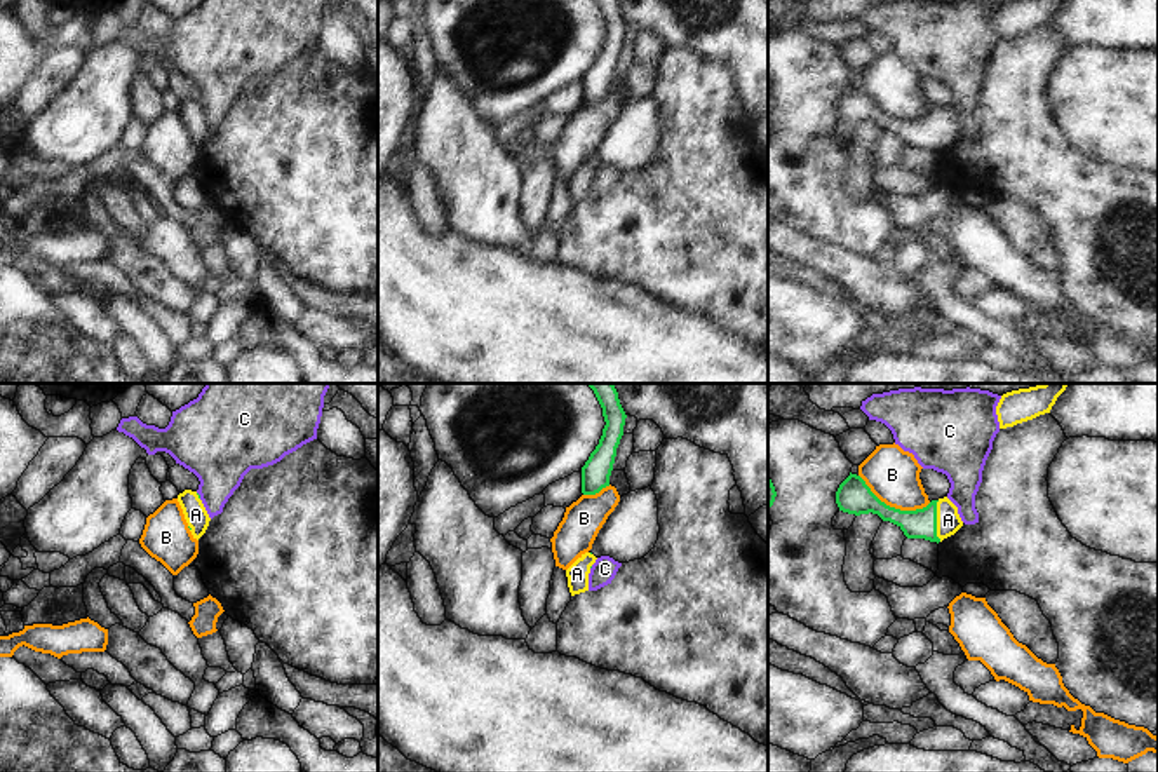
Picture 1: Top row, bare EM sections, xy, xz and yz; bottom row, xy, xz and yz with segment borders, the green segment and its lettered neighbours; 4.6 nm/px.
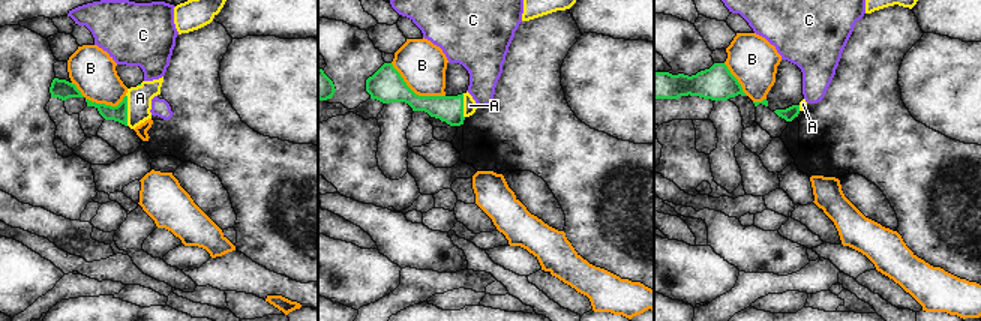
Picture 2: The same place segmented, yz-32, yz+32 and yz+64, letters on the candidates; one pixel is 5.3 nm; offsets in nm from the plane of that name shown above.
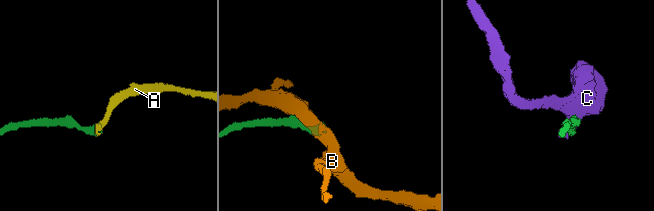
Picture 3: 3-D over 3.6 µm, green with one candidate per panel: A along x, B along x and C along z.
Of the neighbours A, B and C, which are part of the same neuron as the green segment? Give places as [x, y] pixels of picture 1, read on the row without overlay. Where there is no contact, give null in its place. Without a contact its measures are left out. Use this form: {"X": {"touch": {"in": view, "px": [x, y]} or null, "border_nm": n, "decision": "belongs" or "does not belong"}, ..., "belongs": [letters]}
{"A": {"touch": {"in": "yz", "px": [935, 131]}, "border_nm": 190, "decision": "belongs"}, "B": {"touch": {"in": "yz", "px": [894, 117]}, "border_nm": 360, "decision": "does not belong"}, "C": {"touch": {"in": "xy", "px": [199, 105]}, "border_nm": 40, "decision": "does not belong"}, "belongs": ["A"]}

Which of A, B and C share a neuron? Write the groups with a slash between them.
A / B / C

